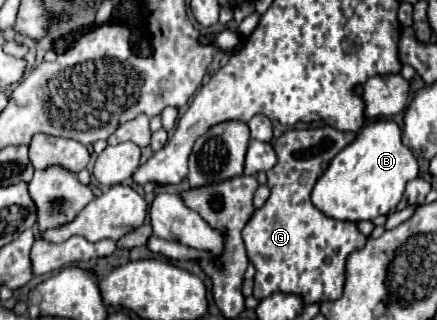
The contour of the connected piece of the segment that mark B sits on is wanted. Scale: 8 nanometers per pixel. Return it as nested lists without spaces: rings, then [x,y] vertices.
[[[393,120],[367,122],[357,138],[345,146],[317,180],[311,200],[329,218],[335,220],[373,220],[397,208],[405,194],[405,184],[419,174],[413,152],[401,142],[401,128]]]

